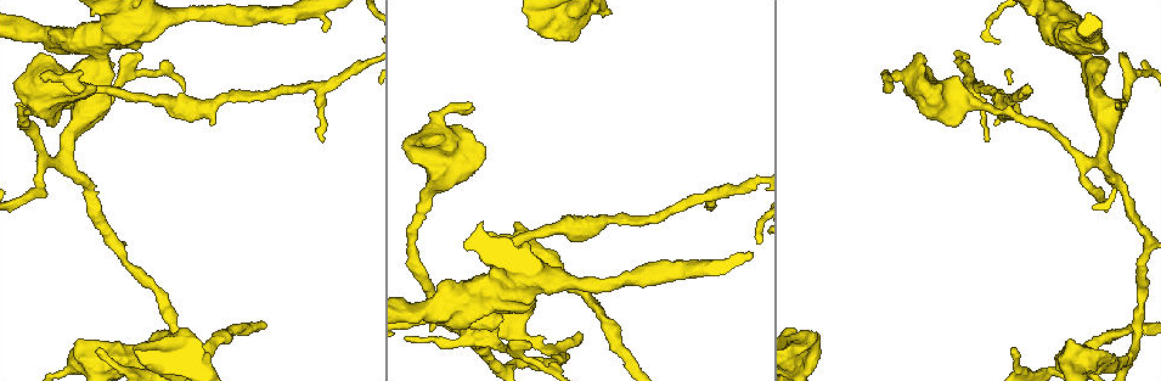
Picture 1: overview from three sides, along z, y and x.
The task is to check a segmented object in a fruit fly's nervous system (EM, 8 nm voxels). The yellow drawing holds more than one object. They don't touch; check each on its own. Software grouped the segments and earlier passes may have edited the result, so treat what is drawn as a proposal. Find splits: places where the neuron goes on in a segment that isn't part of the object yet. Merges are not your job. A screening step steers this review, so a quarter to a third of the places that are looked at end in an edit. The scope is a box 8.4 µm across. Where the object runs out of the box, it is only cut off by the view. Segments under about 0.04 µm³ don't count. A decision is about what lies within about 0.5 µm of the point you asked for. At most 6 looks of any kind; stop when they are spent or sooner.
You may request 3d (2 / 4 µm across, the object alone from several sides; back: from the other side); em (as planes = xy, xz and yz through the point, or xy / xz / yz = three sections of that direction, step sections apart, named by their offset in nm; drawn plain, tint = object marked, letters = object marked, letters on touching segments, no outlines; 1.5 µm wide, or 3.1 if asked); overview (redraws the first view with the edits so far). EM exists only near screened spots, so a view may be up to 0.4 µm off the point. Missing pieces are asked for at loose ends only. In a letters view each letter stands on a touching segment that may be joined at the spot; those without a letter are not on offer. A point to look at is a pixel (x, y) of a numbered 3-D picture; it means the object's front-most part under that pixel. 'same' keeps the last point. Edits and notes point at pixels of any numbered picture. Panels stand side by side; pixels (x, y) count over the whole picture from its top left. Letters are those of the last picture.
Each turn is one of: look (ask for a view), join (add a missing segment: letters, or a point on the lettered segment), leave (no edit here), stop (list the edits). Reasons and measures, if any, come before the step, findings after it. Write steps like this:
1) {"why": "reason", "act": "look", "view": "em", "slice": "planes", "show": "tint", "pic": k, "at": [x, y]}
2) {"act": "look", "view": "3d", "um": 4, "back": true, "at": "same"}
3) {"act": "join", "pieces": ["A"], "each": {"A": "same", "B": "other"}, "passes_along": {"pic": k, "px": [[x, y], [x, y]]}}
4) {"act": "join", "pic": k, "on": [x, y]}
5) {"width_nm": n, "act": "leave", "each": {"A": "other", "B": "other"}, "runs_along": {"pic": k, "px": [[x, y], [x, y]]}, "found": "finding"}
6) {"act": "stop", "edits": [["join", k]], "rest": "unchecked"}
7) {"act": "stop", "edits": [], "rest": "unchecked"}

{"why": "branch stops here", "act": "look", "view": "3d", "um": 2, "pic": 1, "at": [138, 57]}

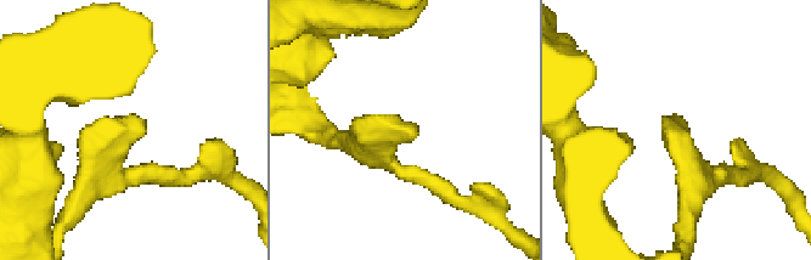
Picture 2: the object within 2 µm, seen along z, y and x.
{"act": "look", "view": "em", "slice": "planes", "show": "tint", "pic": 2, "at": [134, 123]}

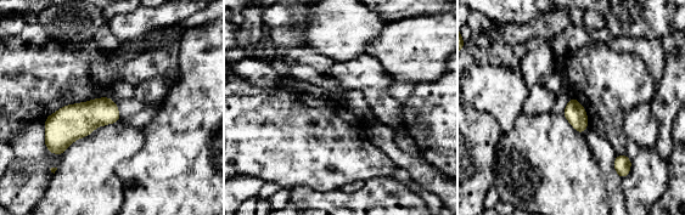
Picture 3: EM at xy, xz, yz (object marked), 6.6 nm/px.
{"act": "look", "view": "em", "slice": "planes", "show": "letters", "at": "same"}

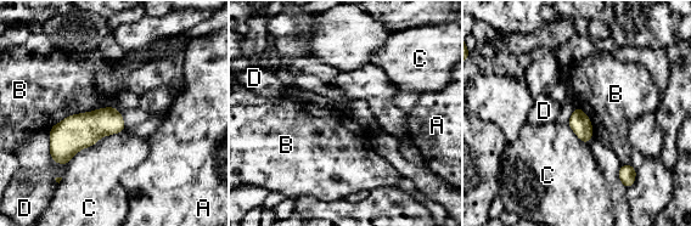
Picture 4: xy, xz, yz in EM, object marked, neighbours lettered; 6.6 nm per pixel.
{"longest_contact_nm": ["C", 460], "act": "leave", "each": {"A": "other", "B": "other", "C": "other", "D": "other"}, "found": "no lettered segment goes on from it"}

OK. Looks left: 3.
{"why": "thick end", "act": "look", "view": "3d", "um": 4, "pic": 1, "at": [545, 38]}

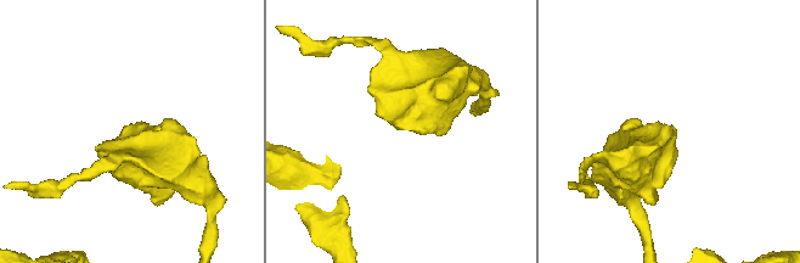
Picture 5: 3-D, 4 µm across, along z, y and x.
{"why": "now the EM", "act": "look", "view": "em", "slice": "xy", "step": 8, "show": "letters", "pic": 5, "at": [672, 130]}

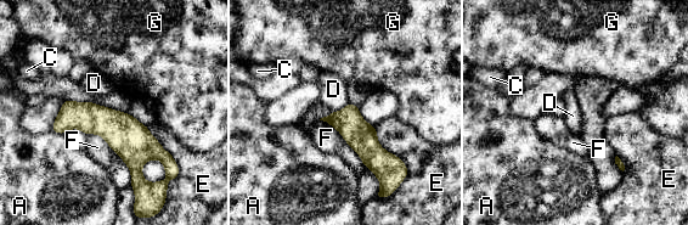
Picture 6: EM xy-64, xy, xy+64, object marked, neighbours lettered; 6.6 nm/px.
{"act": "leave", "each": {"A": "other", "C": "other", "D": "other", "E": "other", "F": "other", "G": "other"}, "border": {"pic": 6, "px": [[348, 103], [340, 110], [332, 112]]}, "found": "no lettered segment goes on from it"}

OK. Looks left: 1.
{"why": "tapers out", "act": "look", "view": "em", "slice": "planes", "show": "letters", "pic": 1, "at": [1017, 349]}

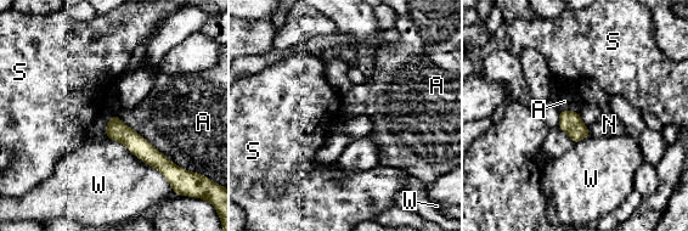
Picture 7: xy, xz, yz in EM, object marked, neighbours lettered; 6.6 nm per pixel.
{"width_nm": 140, "longest_contact_nm": ["A", 550], "act": "leave", "each": {"A": "other", "N": "other", "S": "other", "W": "other"}, "found": "no lettered segment goes on from it"}

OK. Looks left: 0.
{"act": "stop", "edits": [], "rest": "unchecked"}

